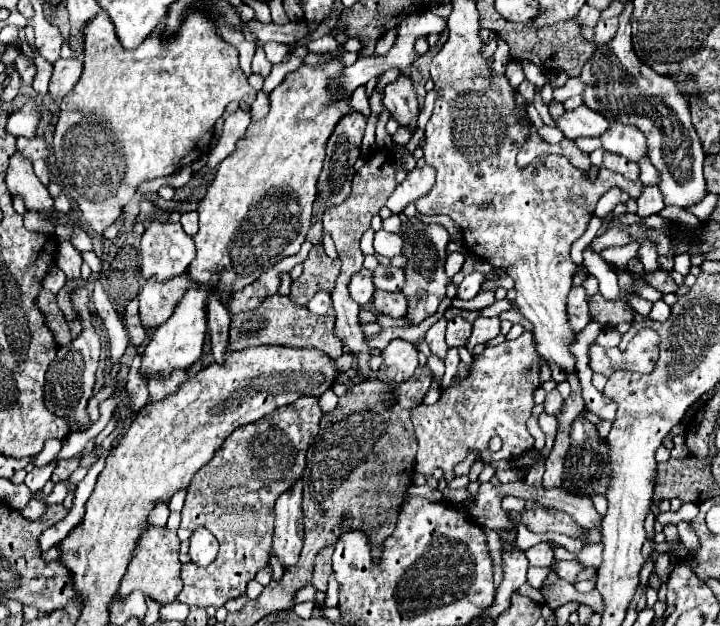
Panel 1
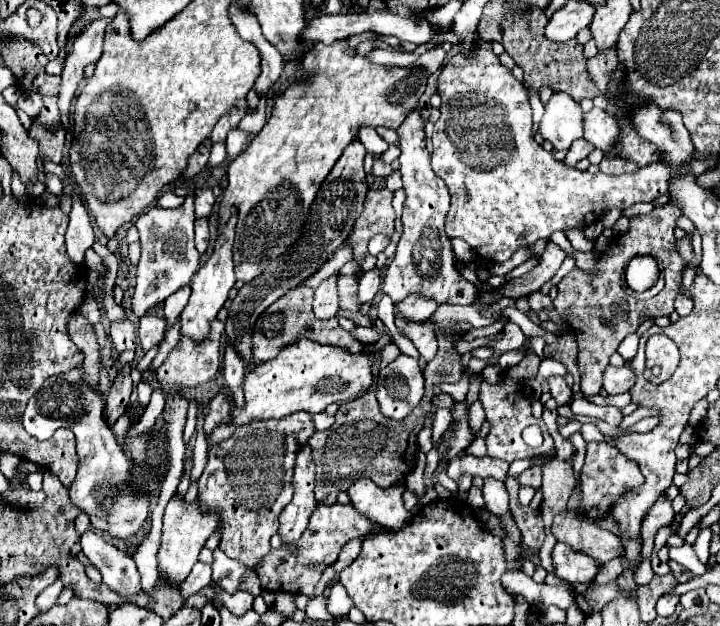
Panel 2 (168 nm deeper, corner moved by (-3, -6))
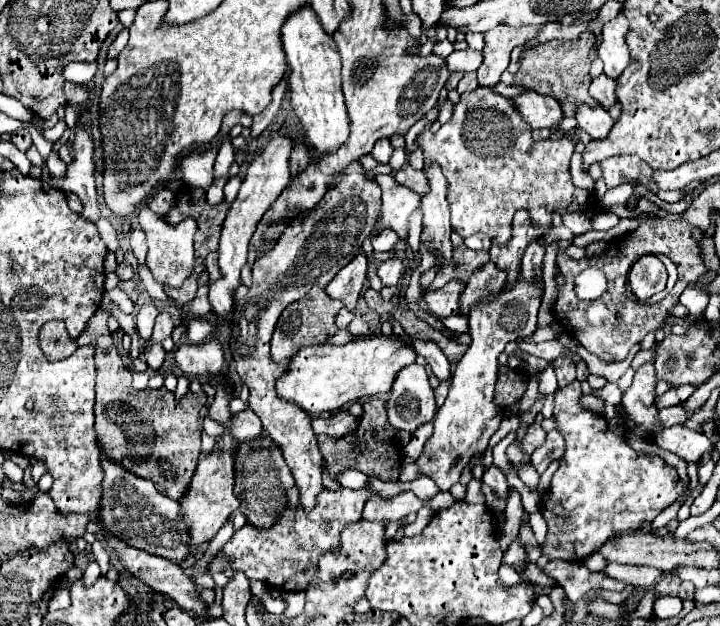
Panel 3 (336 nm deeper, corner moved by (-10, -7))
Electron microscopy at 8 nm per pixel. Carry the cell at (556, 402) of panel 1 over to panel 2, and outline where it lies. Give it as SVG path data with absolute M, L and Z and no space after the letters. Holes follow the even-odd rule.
M550 376L548 378L548 384L550 384L550 396L562 406L568 402L568 398L572 396L572 390L570 386L566 384L564 376Z

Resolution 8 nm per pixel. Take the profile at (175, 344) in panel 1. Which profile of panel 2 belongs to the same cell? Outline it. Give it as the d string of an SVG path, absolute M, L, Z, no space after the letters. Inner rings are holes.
M232 208L232 216L230 220L220 228L220 234L216 238L212 256L198 268L196 276L192 278L190 286L192 286L192 296L186 304L186 308L180 314L180 324L182 324L182 334L190 336L194 340L202 340L208 334L210 328L210 318L216 318L216 314L220 312L220 308L224 306L224 302L228 300L230 290L236 284L236 276L234 276L234 262L232 262L232 244L234 244L234 234L236 234L236 208Z

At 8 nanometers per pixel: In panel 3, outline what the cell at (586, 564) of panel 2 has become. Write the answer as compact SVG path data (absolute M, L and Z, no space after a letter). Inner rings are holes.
M609 561L605 565L605 569L601 569L599 573L623 581L625 585L633 585L633 587L643 587L643 589L651 589L655 585L655 579L659 579L663 575L661 569L655 567L635 567L635 565L619 565L615 561Z

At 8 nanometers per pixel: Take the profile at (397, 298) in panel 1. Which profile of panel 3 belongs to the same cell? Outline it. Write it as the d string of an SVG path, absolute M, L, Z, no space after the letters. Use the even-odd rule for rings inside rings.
M449 281L441 289L425 289L423 301L427 303L429 311L441 319L451 317L459 311L459 295L465 289L465 283L461 281Z

